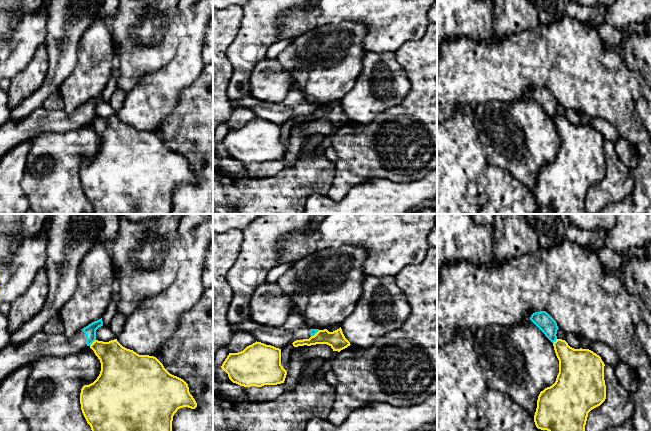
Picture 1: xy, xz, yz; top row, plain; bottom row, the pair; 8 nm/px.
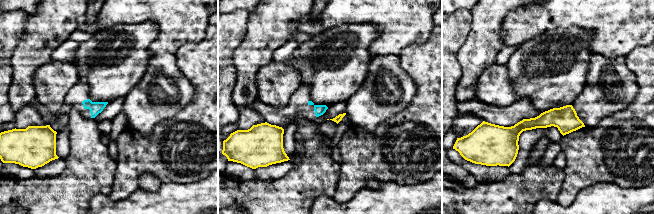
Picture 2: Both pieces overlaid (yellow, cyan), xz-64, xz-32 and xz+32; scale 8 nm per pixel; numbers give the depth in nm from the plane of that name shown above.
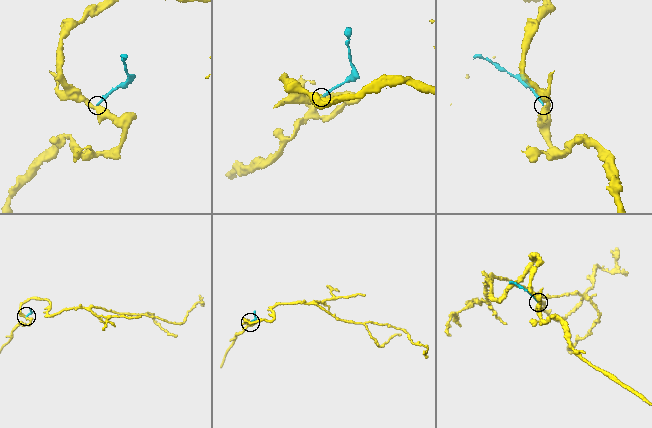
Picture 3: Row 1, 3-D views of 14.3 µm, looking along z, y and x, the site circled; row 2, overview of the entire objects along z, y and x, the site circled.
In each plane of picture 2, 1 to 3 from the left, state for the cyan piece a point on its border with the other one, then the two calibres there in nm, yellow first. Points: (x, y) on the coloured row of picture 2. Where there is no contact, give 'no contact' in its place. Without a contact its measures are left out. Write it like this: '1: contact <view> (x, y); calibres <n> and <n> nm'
1: no contact
2: no contact
3: no contact

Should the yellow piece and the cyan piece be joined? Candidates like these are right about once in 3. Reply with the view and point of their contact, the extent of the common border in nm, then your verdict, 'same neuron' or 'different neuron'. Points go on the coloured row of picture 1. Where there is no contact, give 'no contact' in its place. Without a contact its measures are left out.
contact xy (93, 342); length 80 nm; different neuron

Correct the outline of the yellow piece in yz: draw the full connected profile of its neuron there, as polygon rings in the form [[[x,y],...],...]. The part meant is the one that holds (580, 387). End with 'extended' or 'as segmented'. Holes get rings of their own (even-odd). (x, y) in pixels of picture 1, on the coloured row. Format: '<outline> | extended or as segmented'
[[[565,340],[553,343],[559,360],[555,383],[540,392],[534,422],[538,429],[547,431],[585,431],[588,413],[606,399],[604,362],[589,349],[574,349]]] | as segmented

